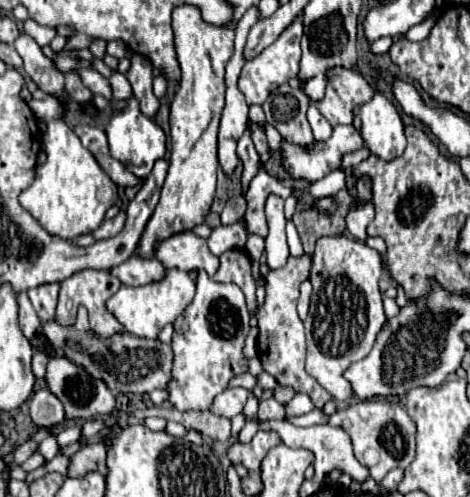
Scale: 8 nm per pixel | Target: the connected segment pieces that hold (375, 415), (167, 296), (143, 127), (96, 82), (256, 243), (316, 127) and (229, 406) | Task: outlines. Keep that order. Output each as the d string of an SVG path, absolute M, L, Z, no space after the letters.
M363 401L343 411L337 411L329 423L349 433L357 461L365 463L371 477L381 481L391 469L407 467L415 457L415 423L407 415L405 407L387 401Z
M171 269L167 271L165 279L159 283L149 283L141 287L121 285L121 289L107 301L107 309L115 315L115 319L123 325L127 333L145 339L155 339L167 323L173 323L183 313L183 309L191 303L193 295L195 295L195 285L189 273Z
M131 97L127 111L121 111L119 115L115 115L109 121L105 133L109 139L111 155L141 179L145 179L151 173L153 163L165 155L165 133L163 133L163 129L153 119L145 117L139 111L139 103L135 101L135 97Z
M79 69L79 75L81 75L83 83L91 89L91 93L99 93L107 99L113 99L111 97L111 85L101 73L97 73L95 69Z
M249 235L247 239L247 251L251 255L251 261L259 261L261 253L263 253L263 237L261 235Z
M309 105L307 119L309 119L309 125L311 125L311 129L313 129L313 135L315 135L317 139L329 137L331 125L329 125L329 121L325 121L325 117L319 113L319 109L317 109L315 105Z
M231 387L231 389L225 389L223 393L219 393L213 401L213 411L221 417L233 417L237 413L243 411L245 407L245 401L247 401L247 395L249 391L243 389L243 387Z

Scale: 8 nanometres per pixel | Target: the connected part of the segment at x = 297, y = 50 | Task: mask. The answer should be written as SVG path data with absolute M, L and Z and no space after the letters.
M299 15L281 35L279 39L269 45L261 55L257 55L253 61L247 61L243 65L241 77L239 77L239 89L243 91L249 105L257 103L261 105L281 83L287 83L291 77L299 73L299 61L301 61L301 47L299 41L303 37L303 15Z

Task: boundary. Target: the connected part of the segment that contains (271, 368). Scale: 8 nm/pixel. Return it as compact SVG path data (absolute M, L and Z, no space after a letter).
M303 255L299 259L289 257L283 269L267 273L267 285L265 285L267 299L265 299L265 305L257 311L259 329L261 329L257 345L259 345L259 357L265 371L269 371L281 385L291 385L295 387L296 392L307 394L313 400L314 406L322 409L327 401L331 401L331 397L305 371L305 357L307 357L305 331L295 309L297 297L299 297L299 285L301 281L309 279L309 269L311 269L311 257Z

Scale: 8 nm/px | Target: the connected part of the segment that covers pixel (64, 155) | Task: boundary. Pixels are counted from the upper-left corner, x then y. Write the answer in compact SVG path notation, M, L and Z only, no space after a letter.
M47 95L43 101L29 101L29 107L47 121L43 135L47 161L35 169L35 181L19 195L19 203L55 237L75 239L95 231L103 223L105 211L117 199L117 185L99 167L93 153L81 145L75 131L63 119L63 105L55 97Z

